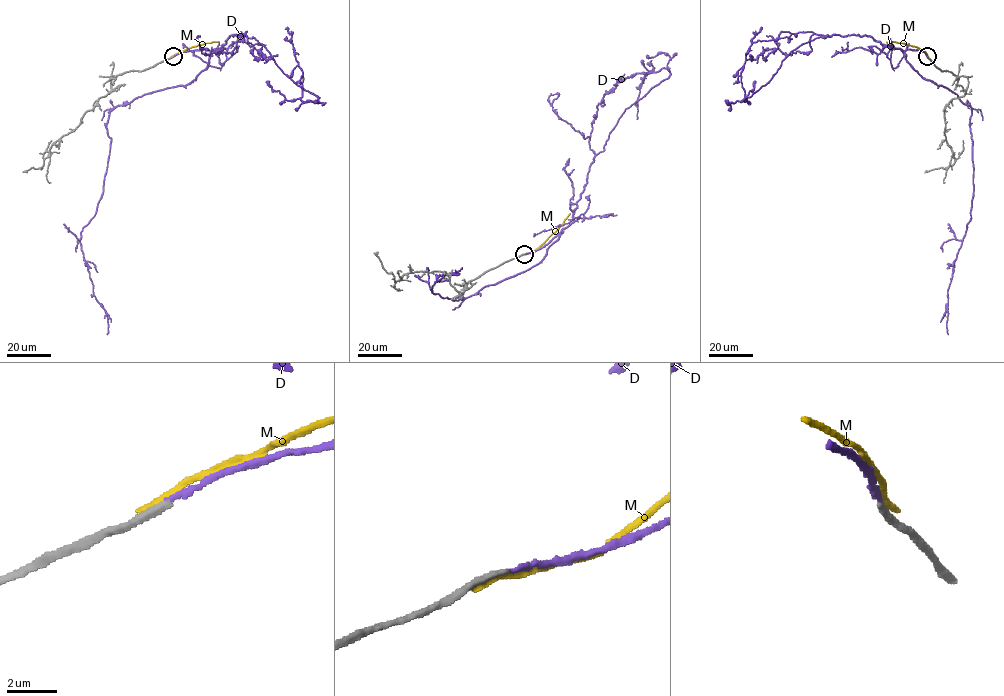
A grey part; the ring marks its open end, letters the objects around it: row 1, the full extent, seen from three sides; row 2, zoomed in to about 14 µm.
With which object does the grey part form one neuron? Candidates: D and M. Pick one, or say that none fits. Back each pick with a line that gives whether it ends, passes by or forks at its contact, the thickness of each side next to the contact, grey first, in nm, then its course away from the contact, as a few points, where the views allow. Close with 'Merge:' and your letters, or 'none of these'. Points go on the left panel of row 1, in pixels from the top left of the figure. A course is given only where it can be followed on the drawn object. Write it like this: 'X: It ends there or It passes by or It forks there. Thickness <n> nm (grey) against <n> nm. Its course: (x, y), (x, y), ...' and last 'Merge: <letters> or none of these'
D: It ends there. Thickness 280 nm (grey) against 200 nm. Its course: (172, 56), (210, 51), (209, 63), (189, 83), (110, 112), (103, 193), (80, 233), (107, 334)
Merge: D

